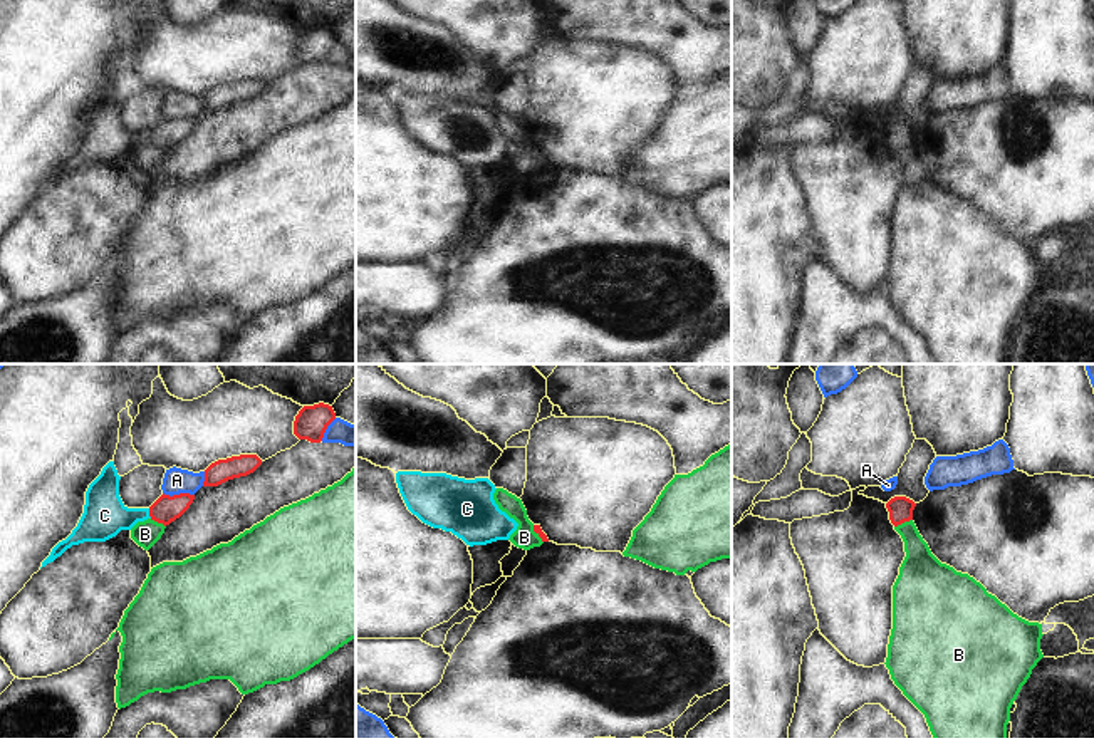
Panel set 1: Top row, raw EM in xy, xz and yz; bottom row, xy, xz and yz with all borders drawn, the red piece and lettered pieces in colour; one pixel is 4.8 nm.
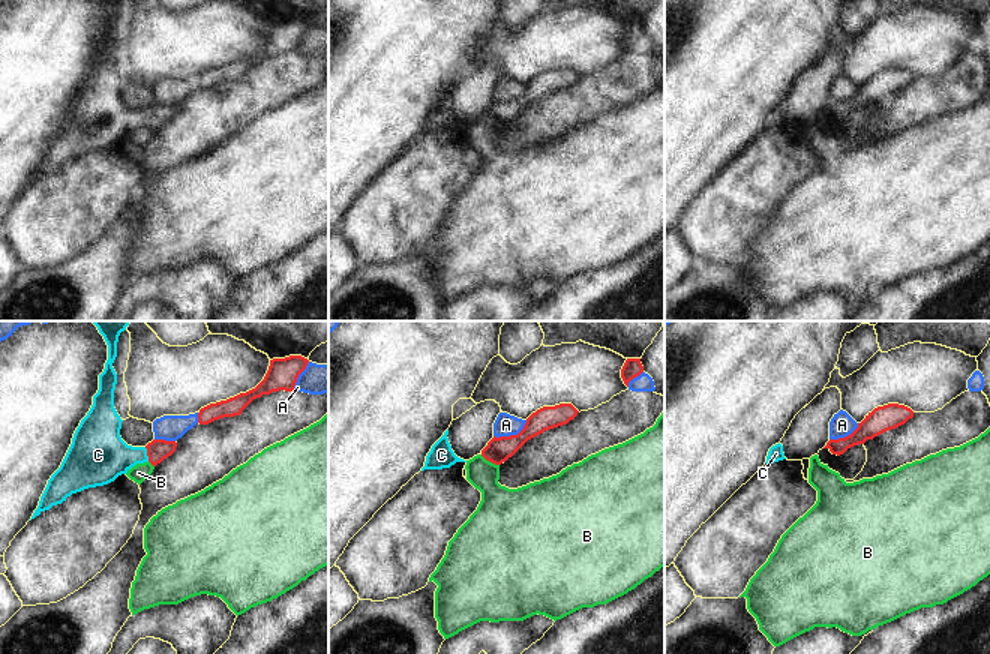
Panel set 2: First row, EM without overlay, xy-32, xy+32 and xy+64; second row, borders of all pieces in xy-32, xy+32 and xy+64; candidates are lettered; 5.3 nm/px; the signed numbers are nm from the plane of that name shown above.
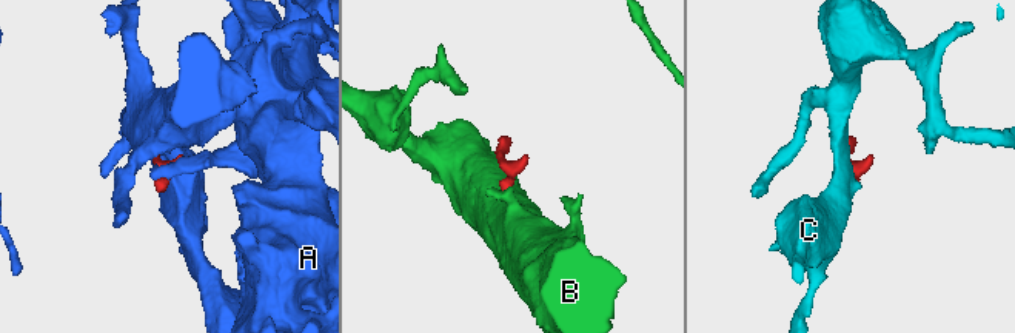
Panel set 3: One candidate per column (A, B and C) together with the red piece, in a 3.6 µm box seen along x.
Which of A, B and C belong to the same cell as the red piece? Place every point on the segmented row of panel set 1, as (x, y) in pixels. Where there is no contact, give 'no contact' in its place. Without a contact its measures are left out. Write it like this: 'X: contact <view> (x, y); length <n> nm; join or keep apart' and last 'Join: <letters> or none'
A: contact xy (180, 493); length 150 nm; keep apart
B: contact yz (903, 522); length 100 nm; keep apart
C: contact xy (150, 514); length 50 nm; join
Join: C

